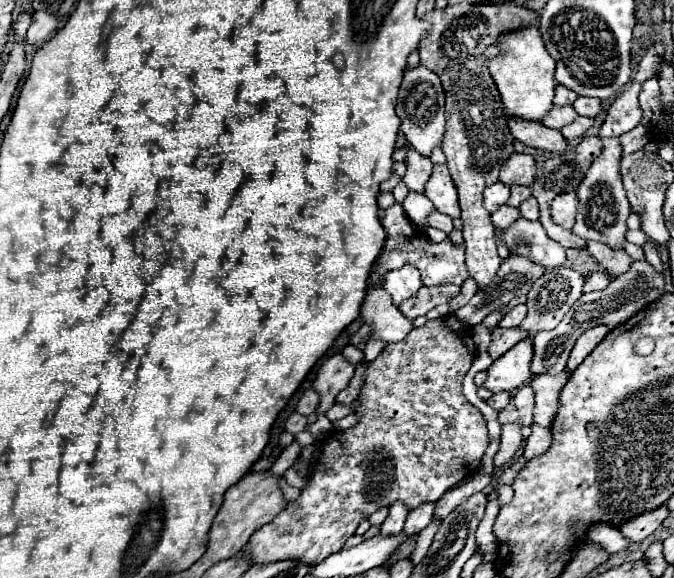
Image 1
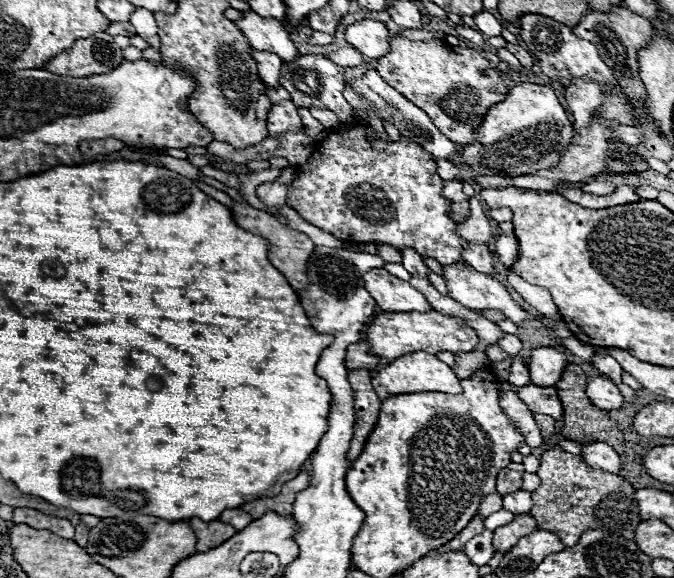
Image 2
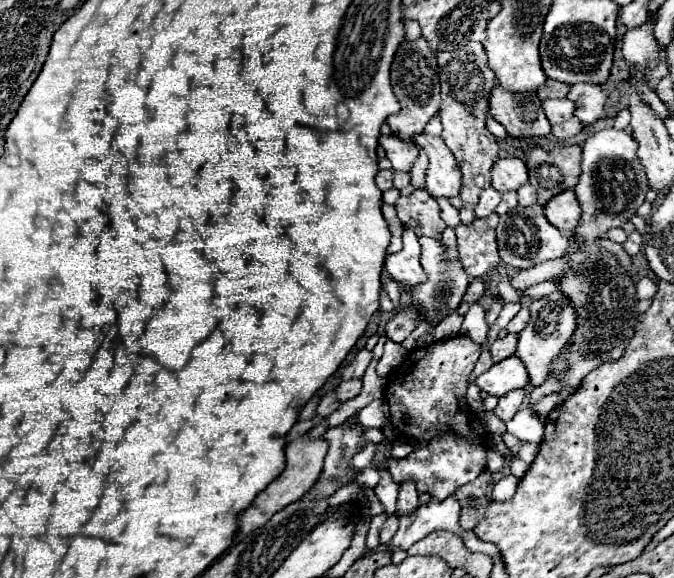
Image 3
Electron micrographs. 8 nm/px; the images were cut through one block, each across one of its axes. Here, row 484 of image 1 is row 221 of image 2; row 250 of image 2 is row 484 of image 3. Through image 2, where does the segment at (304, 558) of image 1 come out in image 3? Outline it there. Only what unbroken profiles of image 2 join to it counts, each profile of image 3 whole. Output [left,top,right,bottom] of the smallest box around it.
[386,336,486,500]

